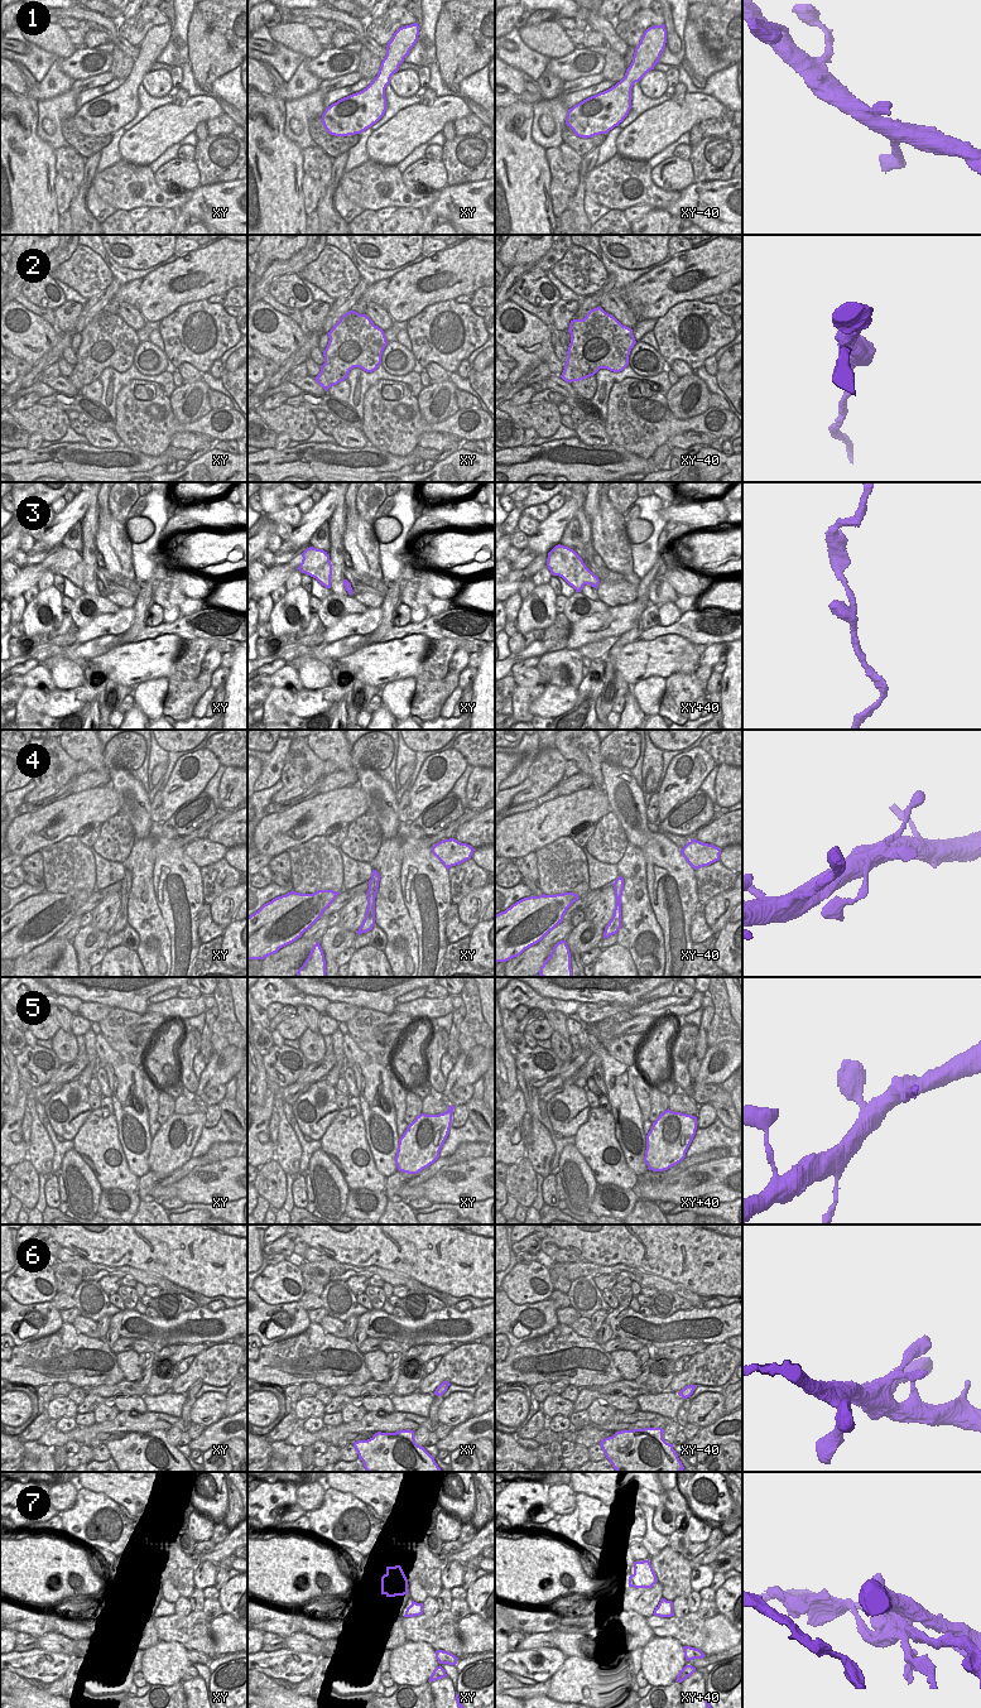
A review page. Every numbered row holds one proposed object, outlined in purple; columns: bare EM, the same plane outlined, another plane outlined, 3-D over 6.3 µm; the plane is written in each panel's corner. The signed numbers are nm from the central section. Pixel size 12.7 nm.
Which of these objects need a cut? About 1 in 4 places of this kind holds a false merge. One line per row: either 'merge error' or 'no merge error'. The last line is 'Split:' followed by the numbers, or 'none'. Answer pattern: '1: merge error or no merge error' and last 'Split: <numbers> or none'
1: no merge error
2: no merge error
3: no merge error
4: no merge error
5: no merge error
6: no merge error
7: merge error
Split: 7

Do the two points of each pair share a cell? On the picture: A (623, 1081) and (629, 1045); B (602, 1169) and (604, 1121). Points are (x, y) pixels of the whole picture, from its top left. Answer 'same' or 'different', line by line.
A: different
B: same

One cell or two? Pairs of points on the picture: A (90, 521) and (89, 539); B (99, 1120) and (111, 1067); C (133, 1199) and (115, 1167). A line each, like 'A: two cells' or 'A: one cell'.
A: one cell
B: two cells
C: two cells

